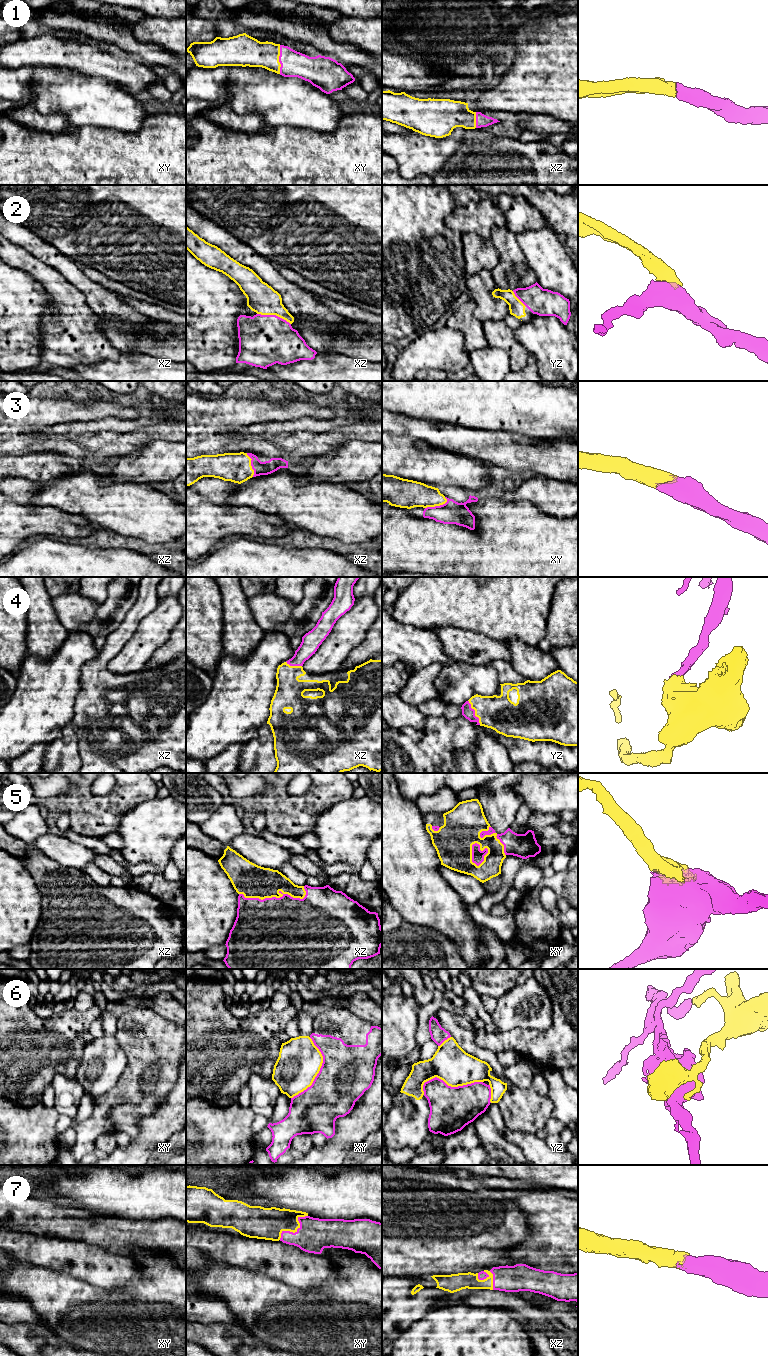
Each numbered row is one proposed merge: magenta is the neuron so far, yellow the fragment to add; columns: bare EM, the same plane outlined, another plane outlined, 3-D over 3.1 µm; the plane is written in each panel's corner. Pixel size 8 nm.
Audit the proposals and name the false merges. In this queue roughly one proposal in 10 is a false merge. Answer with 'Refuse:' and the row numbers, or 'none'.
Refuse: 6

